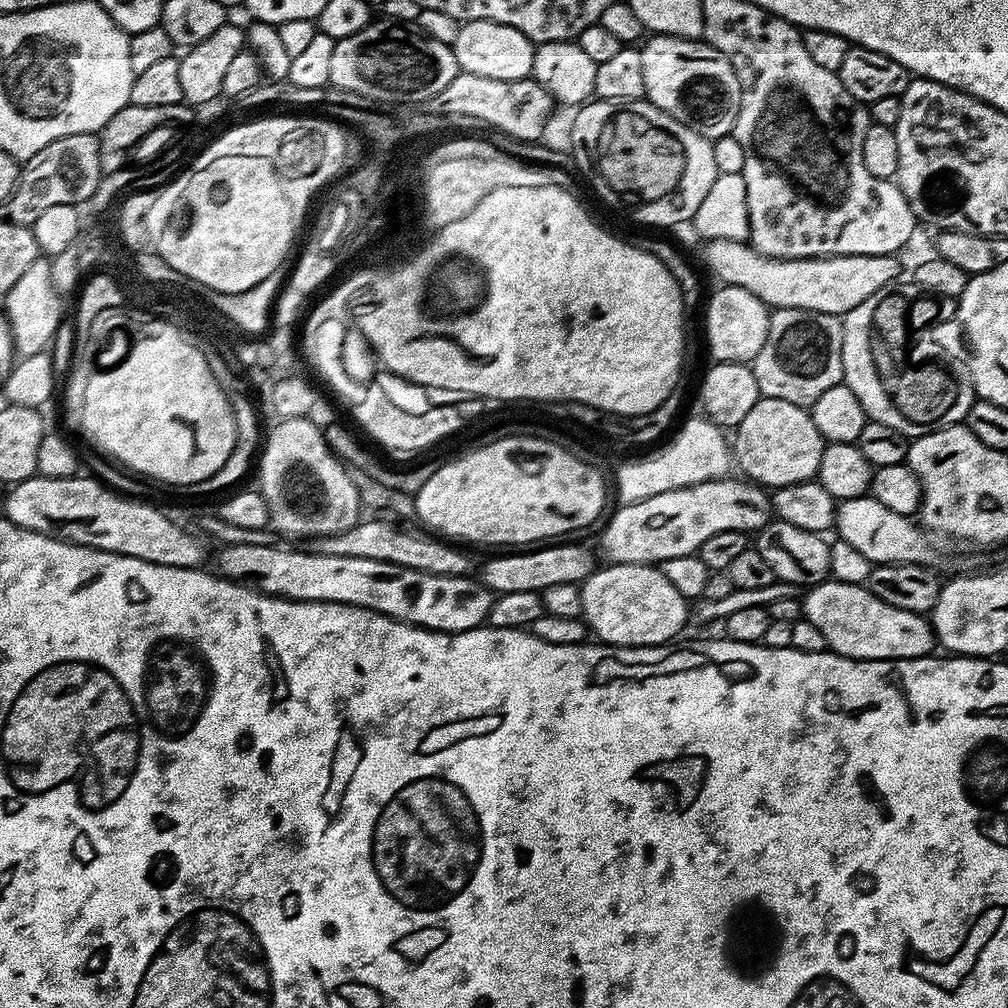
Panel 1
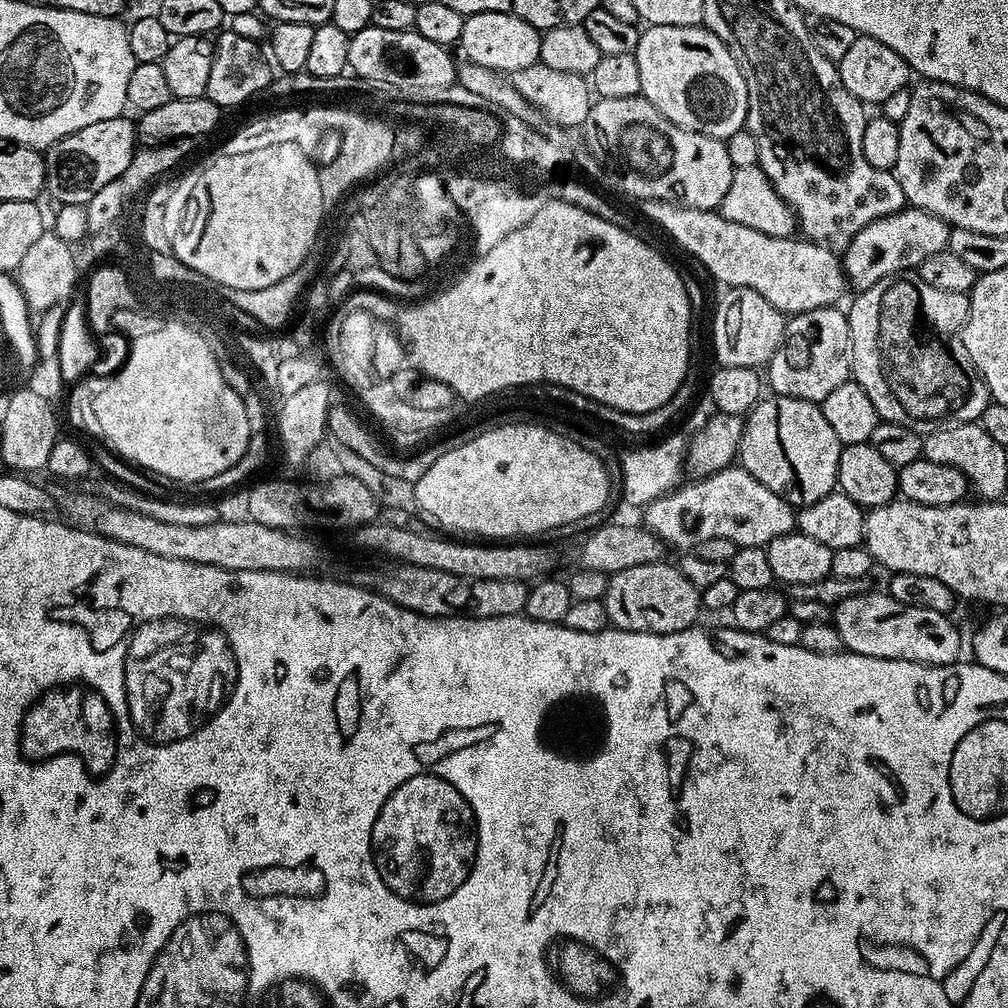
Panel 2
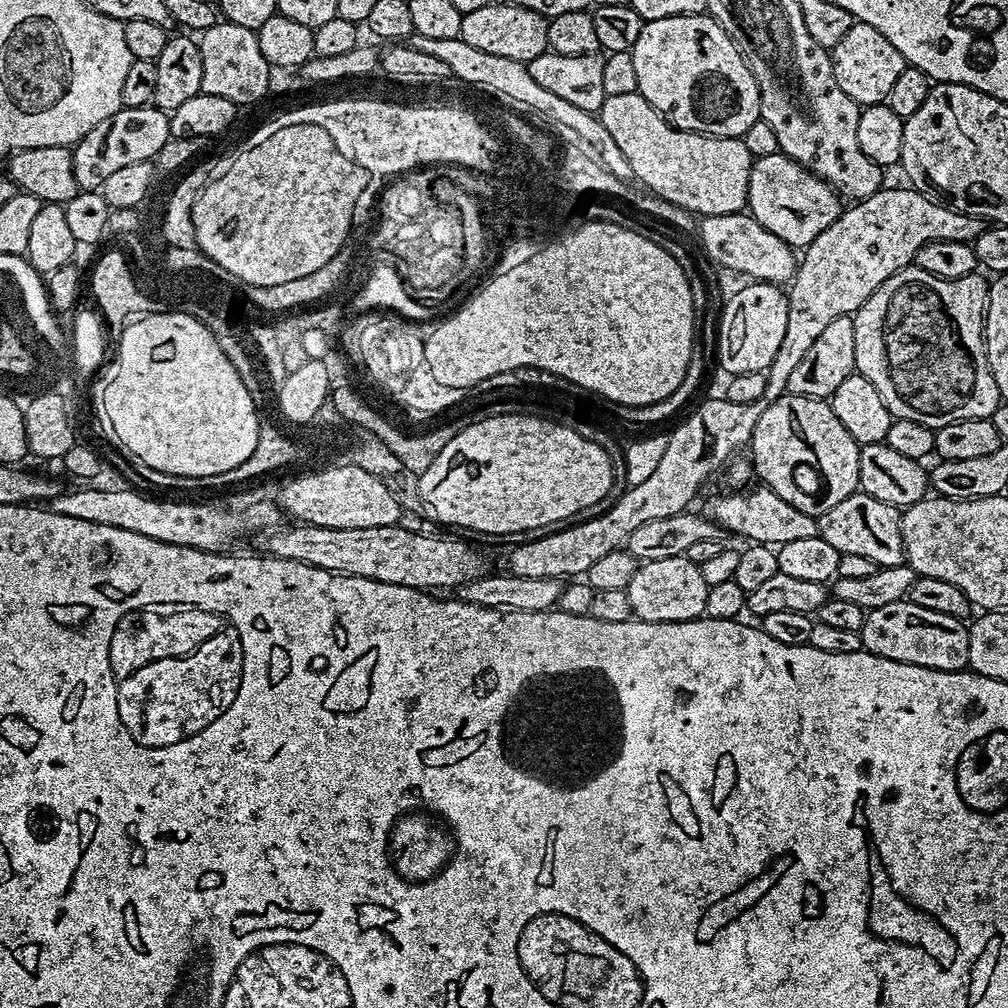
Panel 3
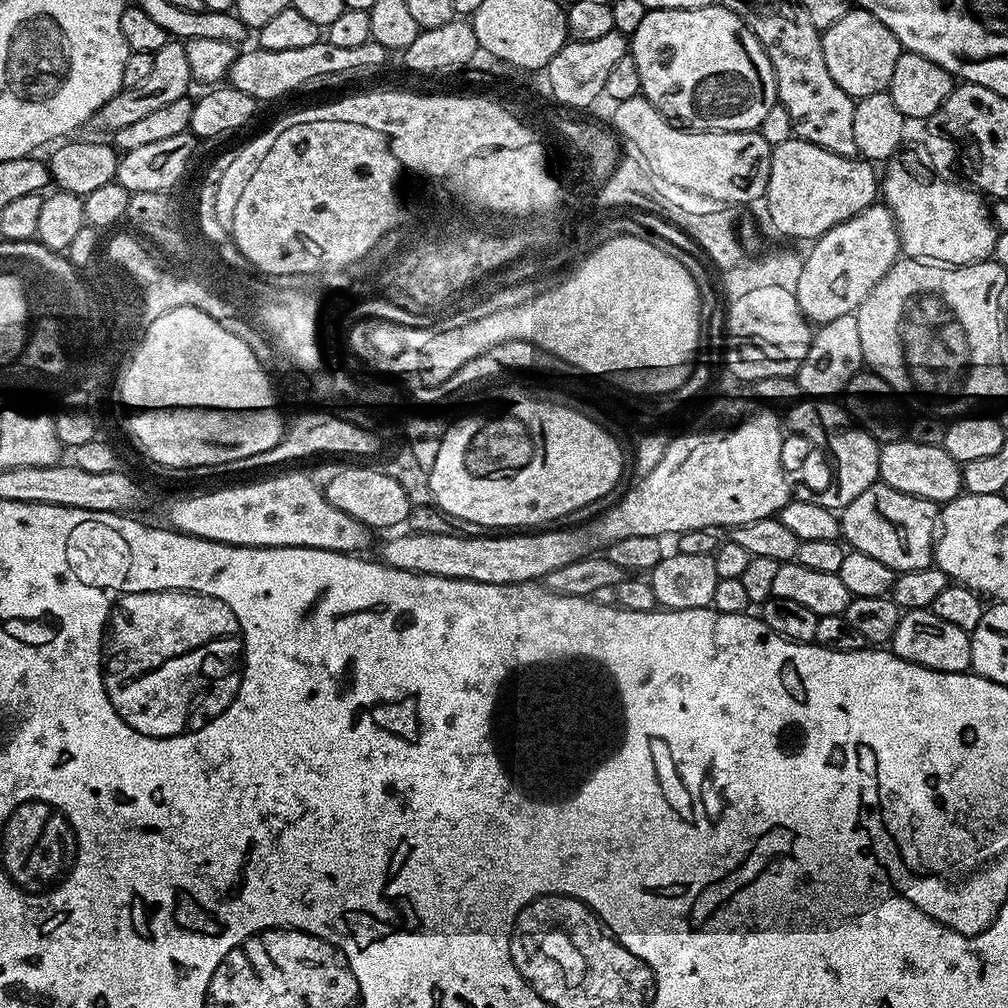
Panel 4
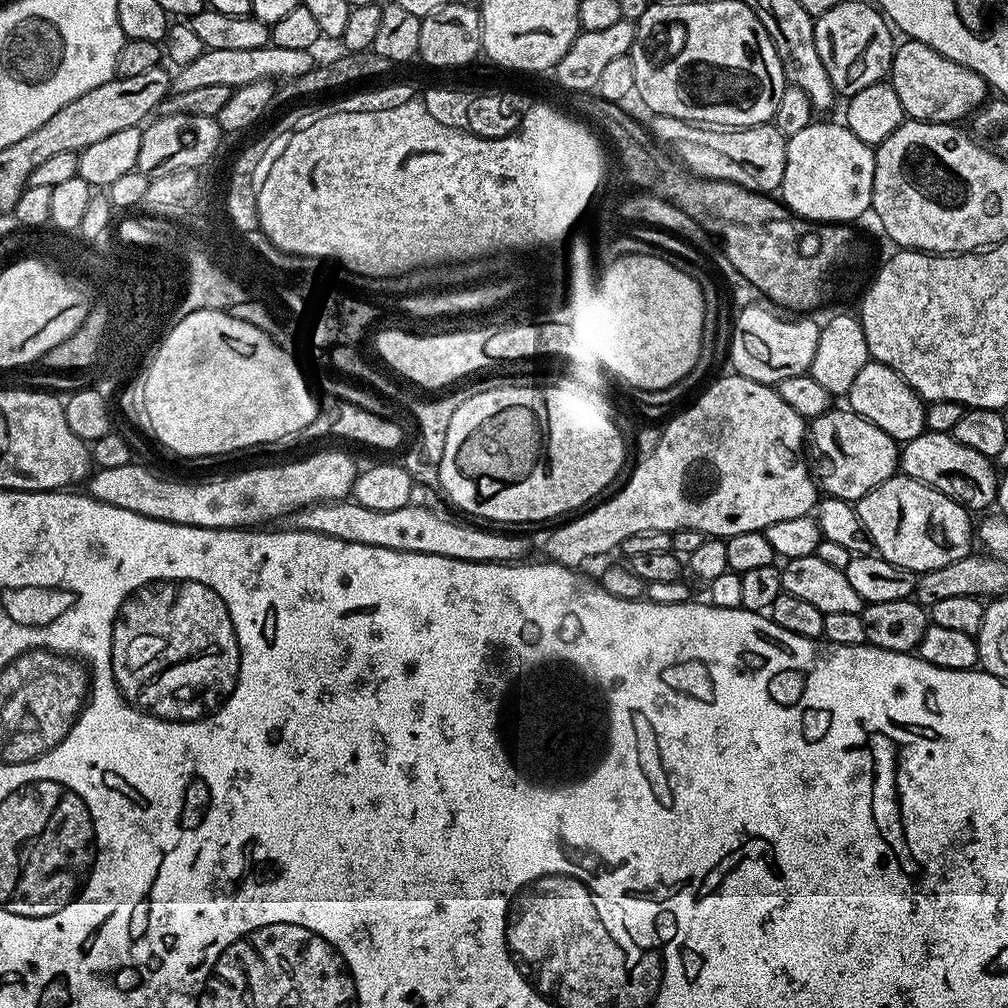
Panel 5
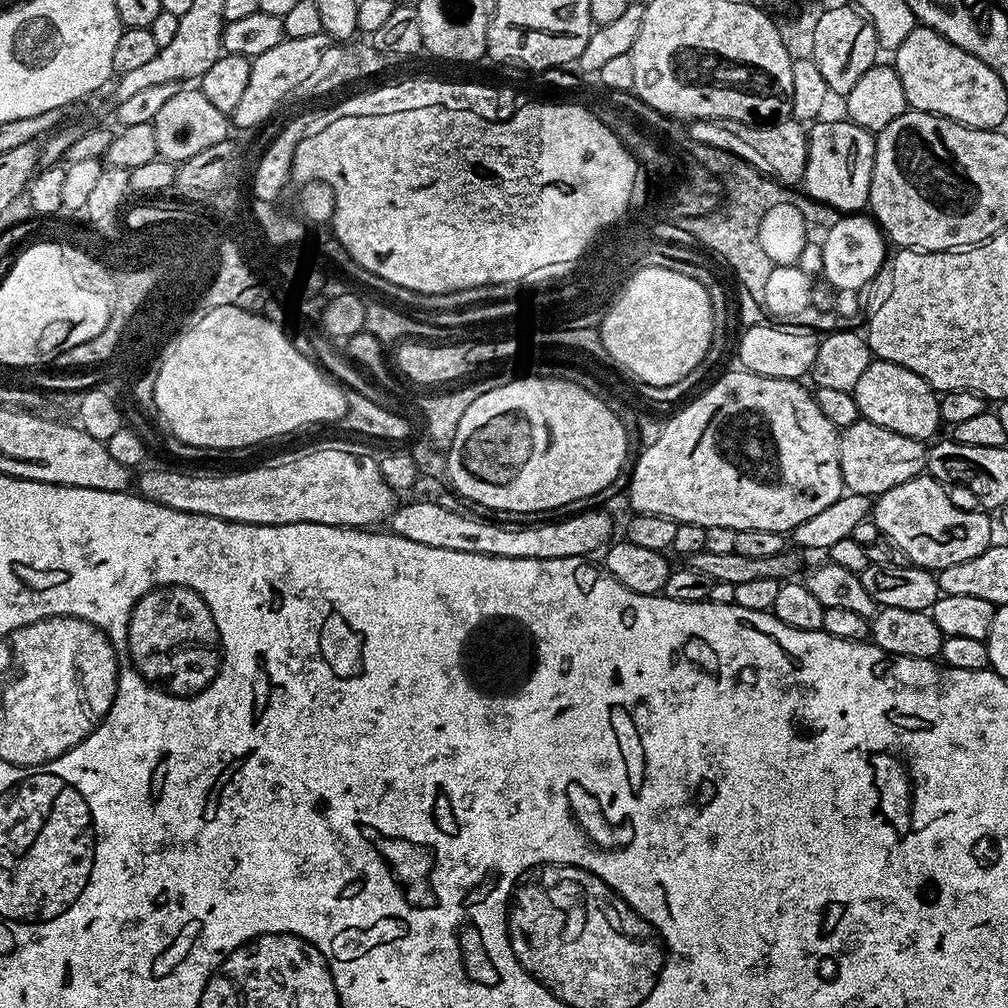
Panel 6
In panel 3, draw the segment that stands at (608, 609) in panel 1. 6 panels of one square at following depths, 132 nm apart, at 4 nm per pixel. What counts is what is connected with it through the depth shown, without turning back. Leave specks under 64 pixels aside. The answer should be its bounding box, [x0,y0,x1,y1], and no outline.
[626,555,708,622]

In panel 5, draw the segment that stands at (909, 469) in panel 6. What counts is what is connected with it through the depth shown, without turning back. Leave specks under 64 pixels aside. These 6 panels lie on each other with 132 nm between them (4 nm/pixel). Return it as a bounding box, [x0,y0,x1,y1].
[810,407,900,502]

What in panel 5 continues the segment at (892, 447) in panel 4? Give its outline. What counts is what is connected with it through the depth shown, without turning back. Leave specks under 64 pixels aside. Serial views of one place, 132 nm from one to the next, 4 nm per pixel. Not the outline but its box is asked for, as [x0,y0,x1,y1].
[898,430,997,510]

